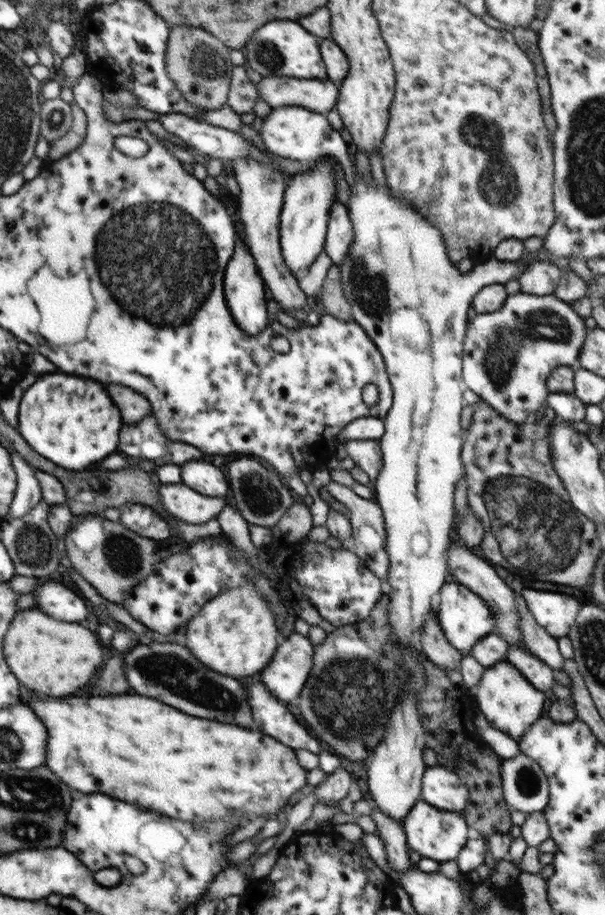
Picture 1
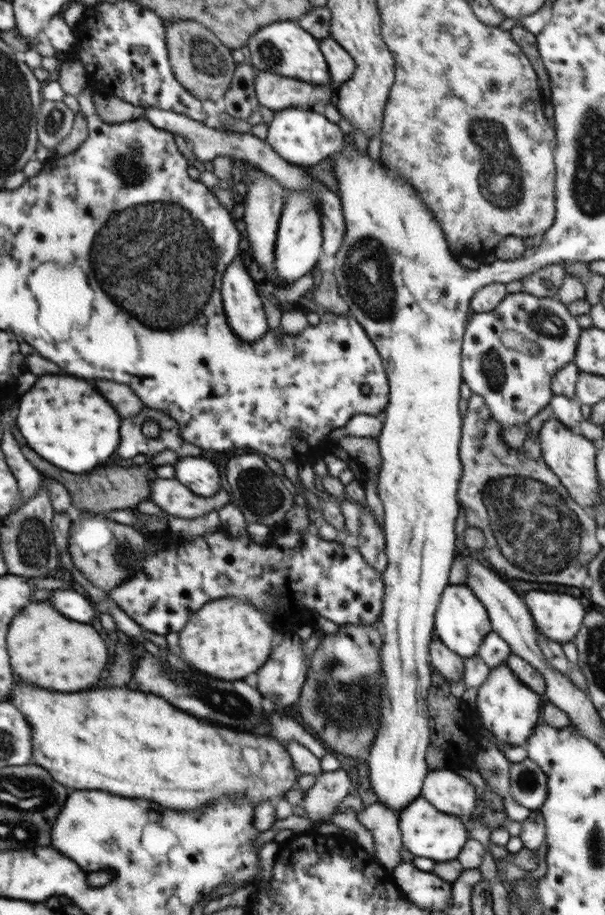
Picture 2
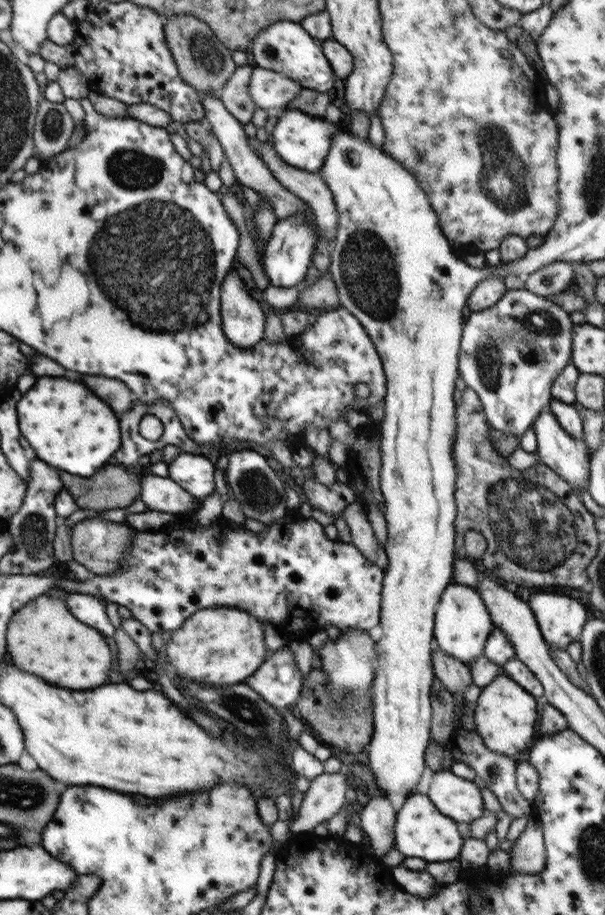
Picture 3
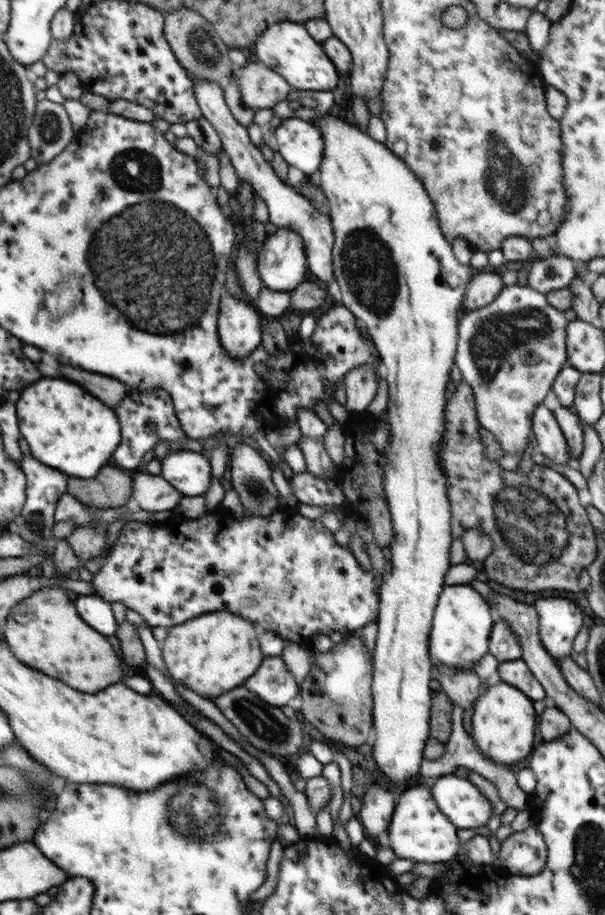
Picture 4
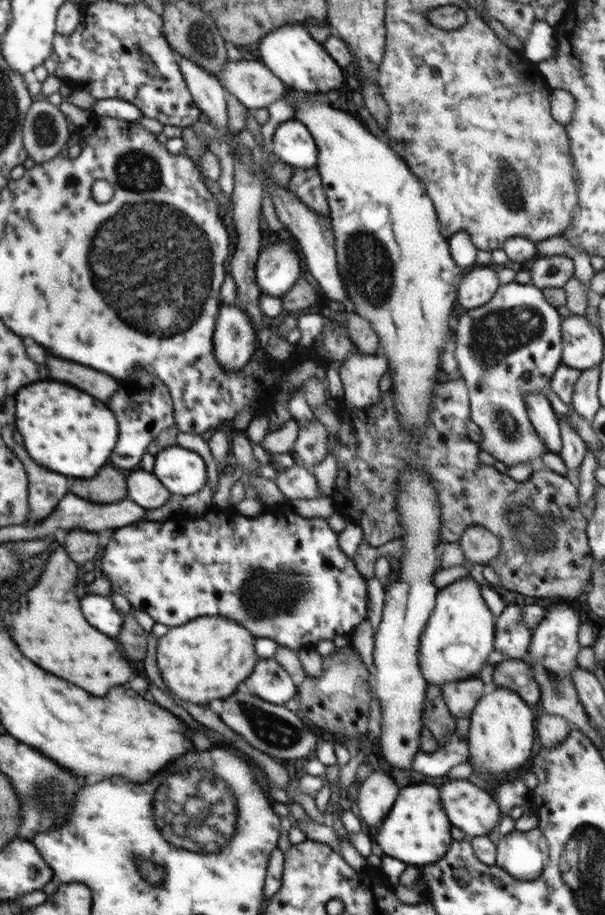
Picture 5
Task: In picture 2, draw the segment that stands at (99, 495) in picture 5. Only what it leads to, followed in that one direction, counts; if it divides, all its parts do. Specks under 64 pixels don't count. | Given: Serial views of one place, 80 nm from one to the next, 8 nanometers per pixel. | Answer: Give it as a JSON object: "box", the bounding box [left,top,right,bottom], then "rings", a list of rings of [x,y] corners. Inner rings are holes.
{"box":[19,444,151,515],"rings":[[[19,444],[24,456],[28,462],[32,464],[41,475],[46,475],[57,482],[62,483],[71,495],[71,504],[74,515],[83,511],[93,511],[94,513],[110,513],[114,510],[124,510],[126,508],[135,508],[142,500],[149,500],[151,495],[151,481],[146,476],[147,466],[135,466],[130,468],[110,468],[110,474],[104,476],[102,472],[98,476],[90,476],[88,474],[72,474],[67,471],[60,470],[58,466],[54,466],[51,462],[44,462],[36,451],[32,450],[28,444]]]}

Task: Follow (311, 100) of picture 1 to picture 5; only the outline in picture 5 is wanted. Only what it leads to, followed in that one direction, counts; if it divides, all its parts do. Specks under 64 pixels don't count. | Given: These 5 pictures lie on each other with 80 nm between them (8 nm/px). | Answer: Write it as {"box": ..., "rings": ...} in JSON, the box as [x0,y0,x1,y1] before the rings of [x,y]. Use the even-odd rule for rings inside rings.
{"box":[217,61,287,110],"rings":[[[226,61],[217,76],[227,93],[232,93],[250,110],[268,108],[287,92],[287,86],[260,61]]]}

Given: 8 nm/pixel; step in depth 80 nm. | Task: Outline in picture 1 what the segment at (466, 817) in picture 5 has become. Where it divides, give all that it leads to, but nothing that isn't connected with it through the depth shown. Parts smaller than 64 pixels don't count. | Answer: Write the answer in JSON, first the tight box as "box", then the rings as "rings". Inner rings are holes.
{"box":[421,767,469,814],"rings":[[[427,767],[421,780],[421,798],[445,811],[462,814],[469,792],[460,777],[447,767]]]}

